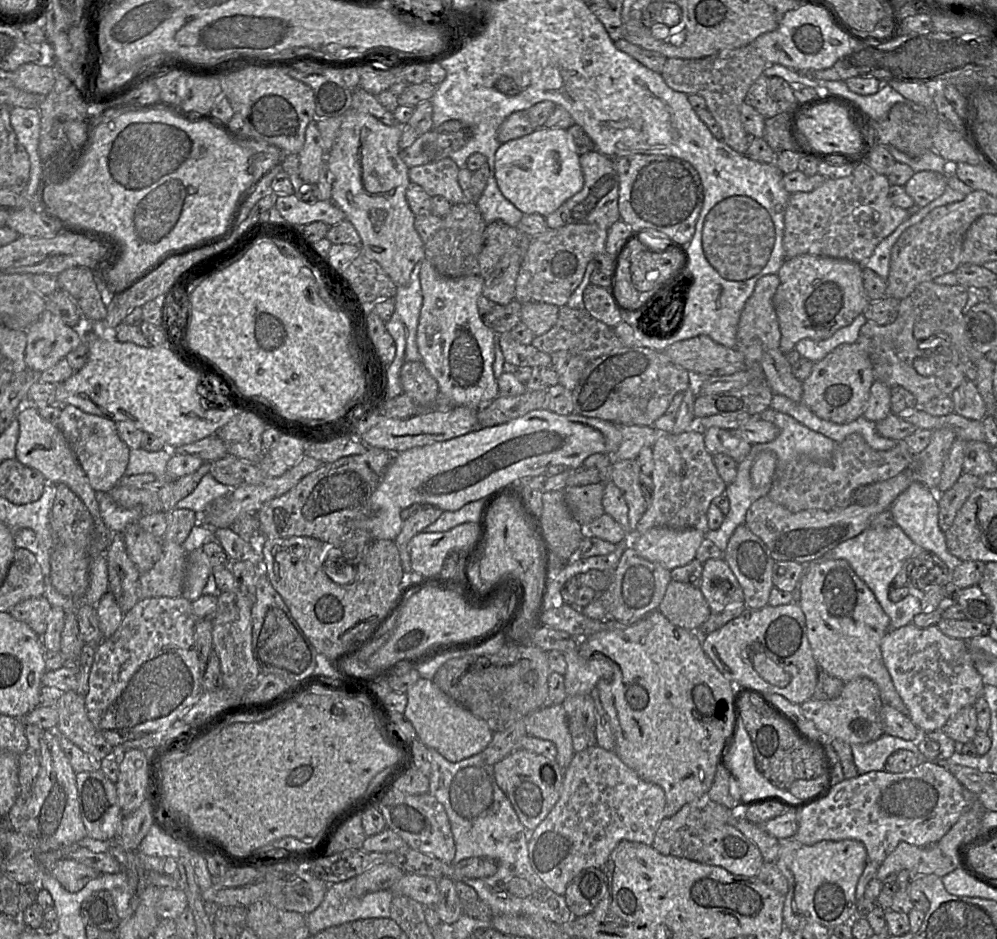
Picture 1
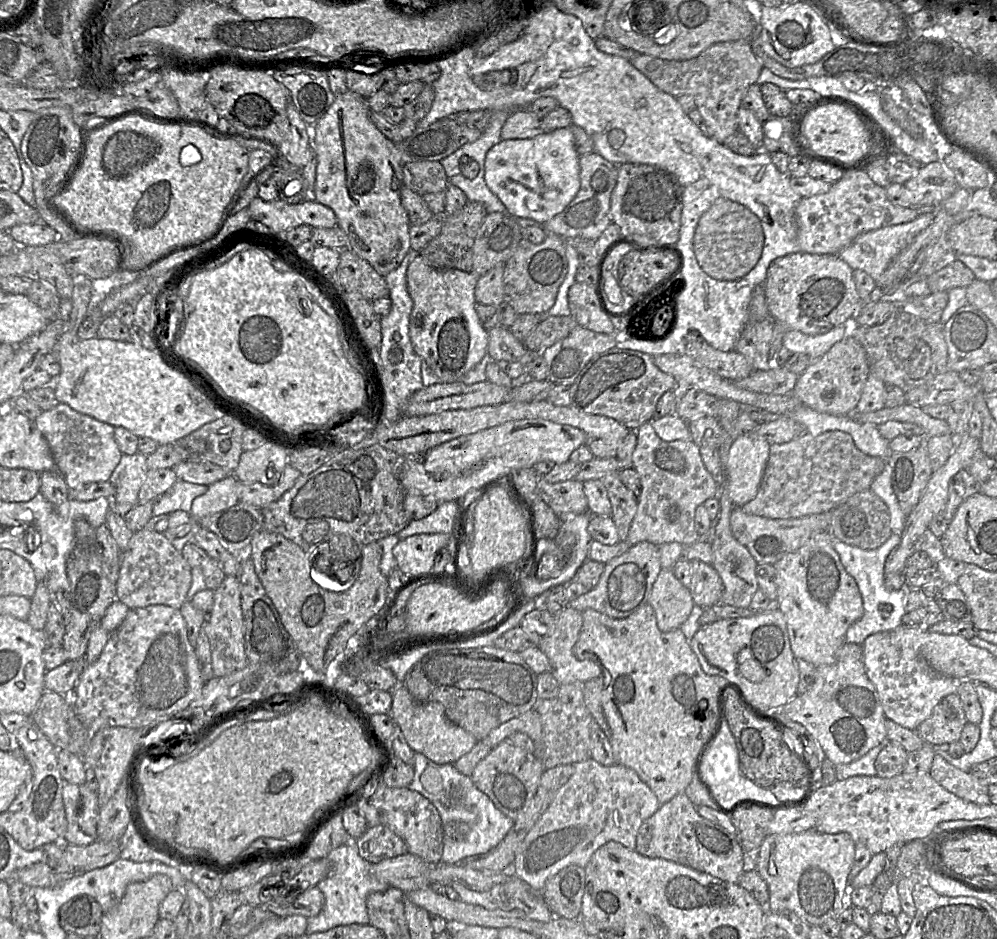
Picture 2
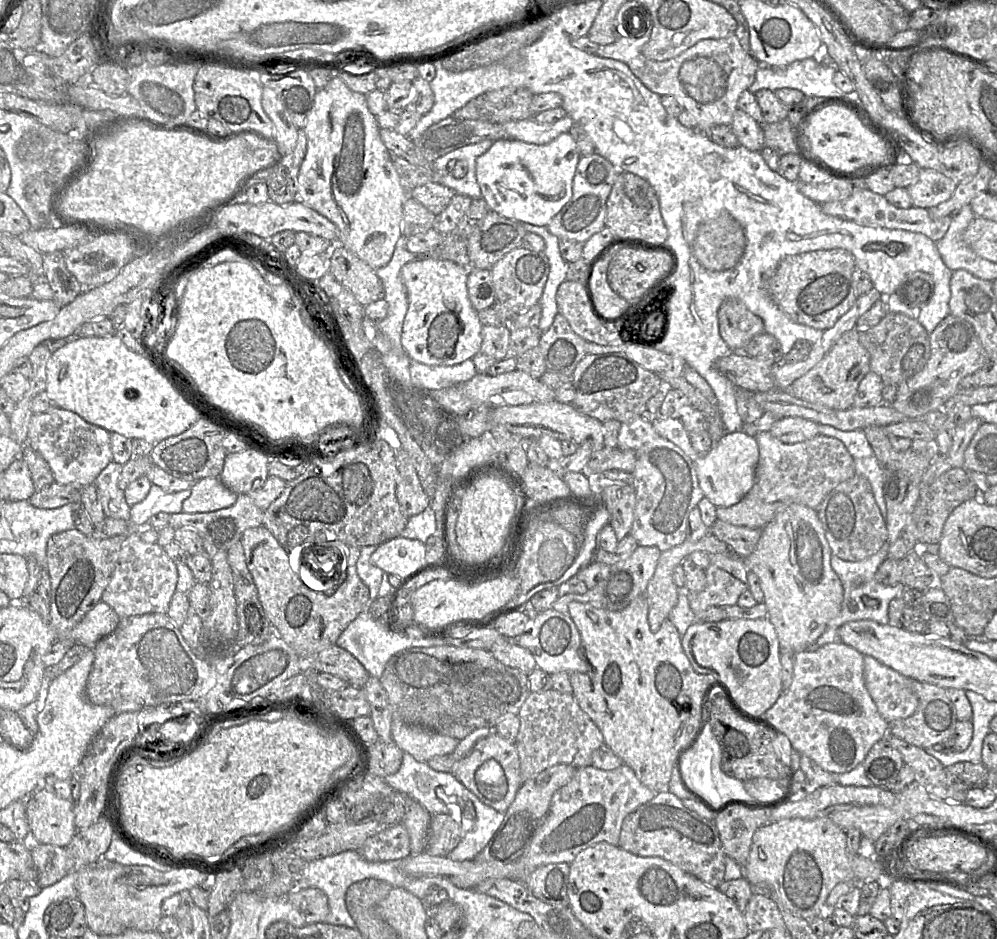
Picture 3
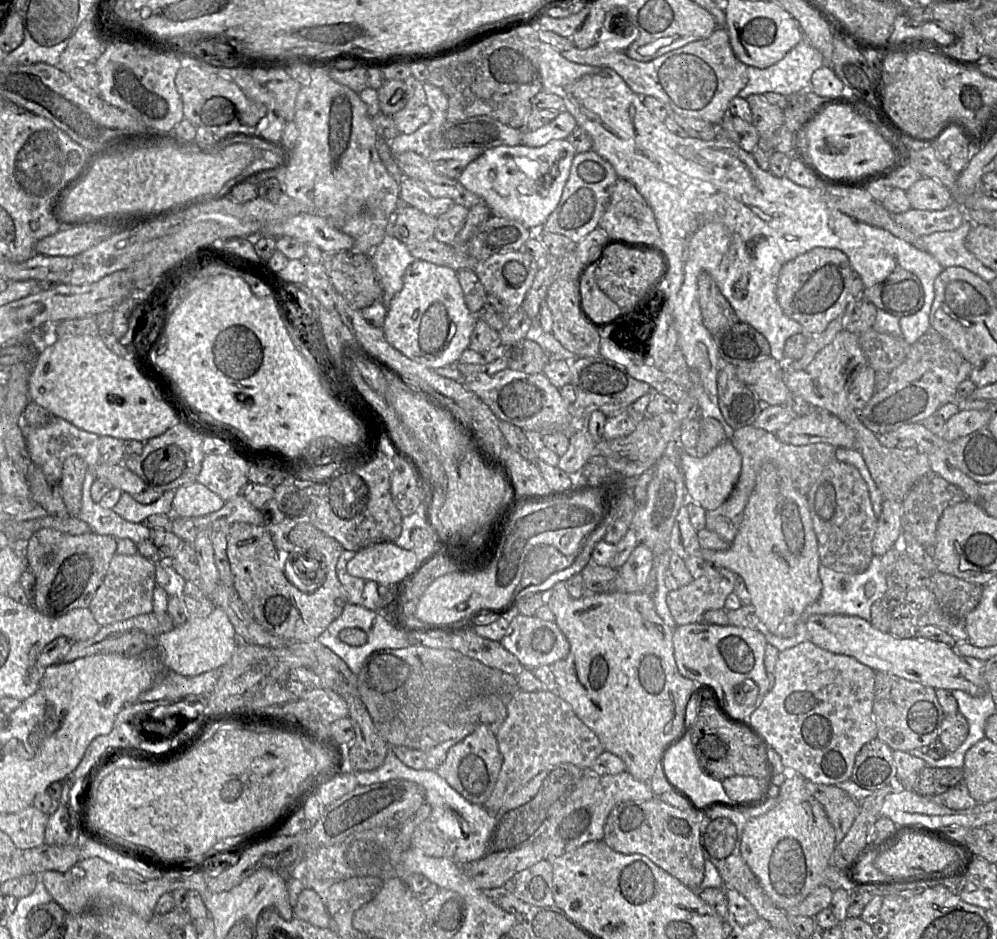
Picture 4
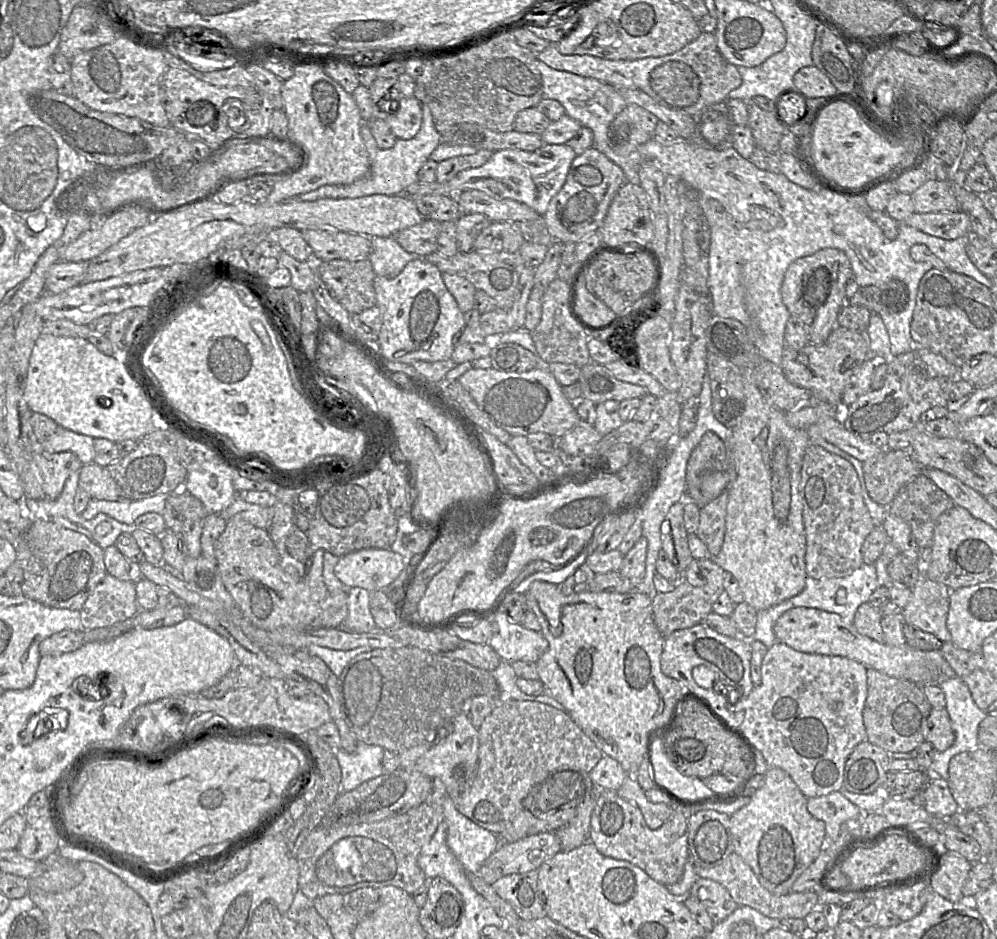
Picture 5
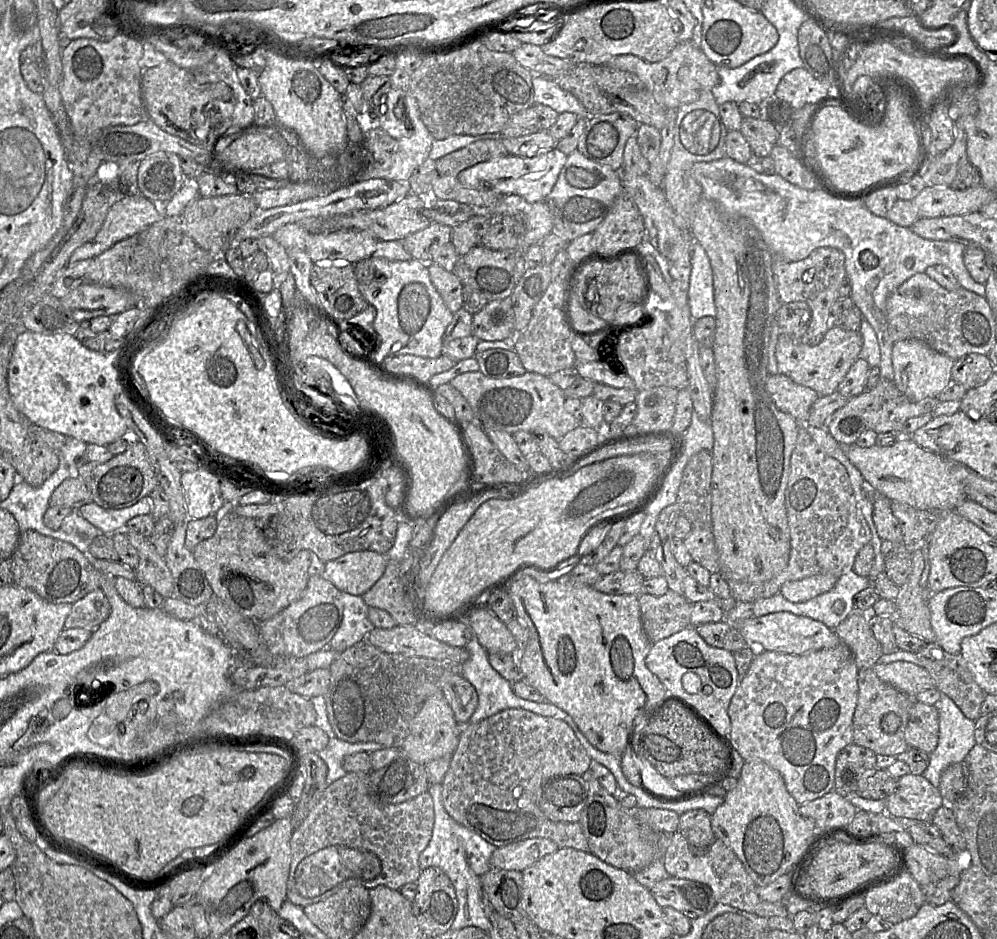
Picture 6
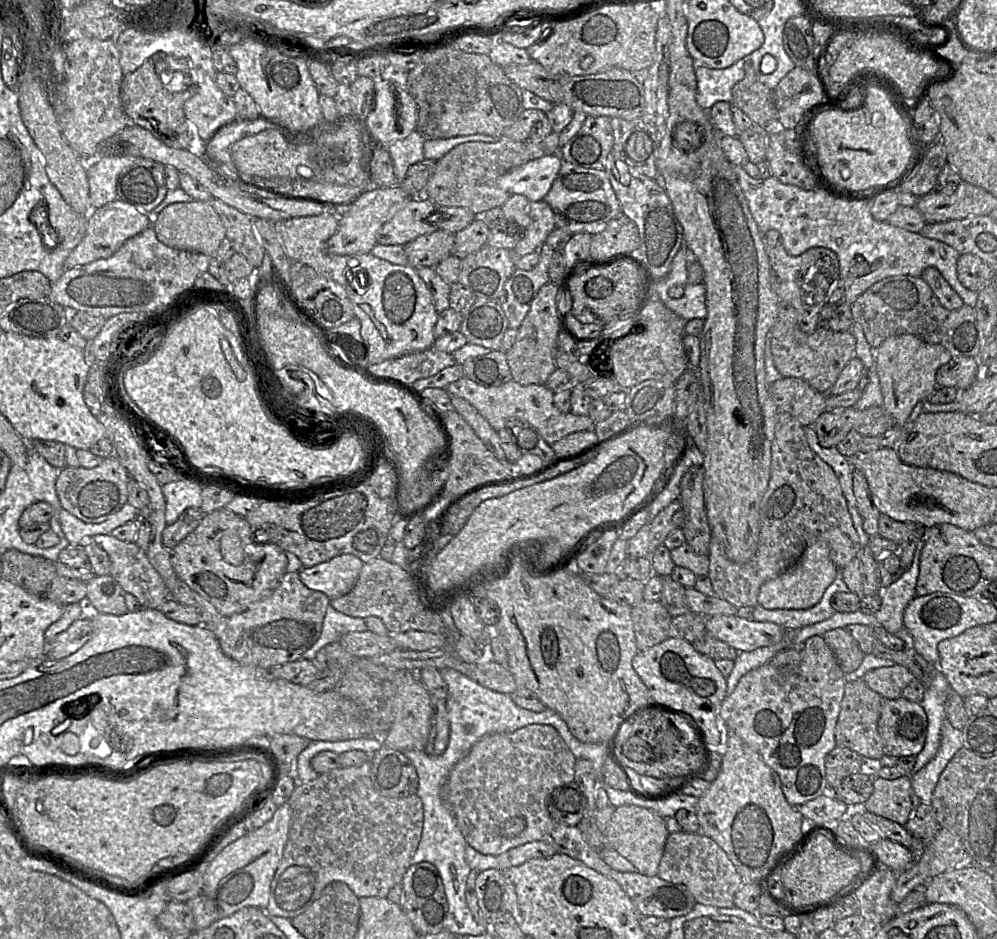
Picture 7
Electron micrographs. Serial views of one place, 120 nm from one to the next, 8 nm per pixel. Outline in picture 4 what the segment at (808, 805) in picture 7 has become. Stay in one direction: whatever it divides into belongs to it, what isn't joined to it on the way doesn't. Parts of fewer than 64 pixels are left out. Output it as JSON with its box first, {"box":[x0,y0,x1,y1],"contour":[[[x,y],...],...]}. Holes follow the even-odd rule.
{"box":[806,781,859,845],"contour":[[[806,781],[806,788],[823,807],[835,830],[836,845],[842,841],[859,813],[859,803],[837,785]]]}

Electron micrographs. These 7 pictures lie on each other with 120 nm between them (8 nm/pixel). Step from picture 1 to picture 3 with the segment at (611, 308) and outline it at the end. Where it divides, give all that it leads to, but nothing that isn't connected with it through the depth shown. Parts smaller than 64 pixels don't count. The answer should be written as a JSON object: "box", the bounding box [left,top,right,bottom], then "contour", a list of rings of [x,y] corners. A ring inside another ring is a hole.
{"box":[556,279,614,345],"contour":[[[566,279],[558,287],[556,303],[571,329],[585,341],[598,345],[614,341],[593,305],[588,282],[581,284]]]}

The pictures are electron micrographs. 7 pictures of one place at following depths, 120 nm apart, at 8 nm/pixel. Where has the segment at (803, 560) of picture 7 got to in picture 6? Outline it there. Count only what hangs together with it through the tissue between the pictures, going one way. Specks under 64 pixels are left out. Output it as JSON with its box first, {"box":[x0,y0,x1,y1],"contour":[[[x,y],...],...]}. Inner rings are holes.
{"box":[779,574,837,602],"contour":[[[817,574],[801,580],[788,581],[781,586],[779,593],[790,602],[806,602],[831,590],[837,578],[830,574]]]}

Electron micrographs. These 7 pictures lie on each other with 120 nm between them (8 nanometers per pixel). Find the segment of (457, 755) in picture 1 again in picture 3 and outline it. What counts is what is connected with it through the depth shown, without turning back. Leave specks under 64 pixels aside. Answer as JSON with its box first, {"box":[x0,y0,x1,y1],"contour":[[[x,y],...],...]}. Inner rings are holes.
{"box":[392,719,459,762],"contour":[[[401,719],[392,721],[392,739],[404,753],[412,755],[419,762],[428,762],[435,756],[450,755],[459,742]]]}

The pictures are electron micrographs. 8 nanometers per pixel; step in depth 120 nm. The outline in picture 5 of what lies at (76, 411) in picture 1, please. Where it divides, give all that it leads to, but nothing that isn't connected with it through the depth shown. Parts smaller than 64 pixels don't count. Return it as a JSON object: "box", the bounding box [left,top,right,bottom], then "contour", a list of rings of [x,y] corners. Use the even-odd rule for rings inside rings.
{"box":[40,427,94,465],"contour":[[[58,427],[57,431],[40,441],[44,451],[49,453],[72,452],[82,465],[93,462],[94,459],[94,438]]]}

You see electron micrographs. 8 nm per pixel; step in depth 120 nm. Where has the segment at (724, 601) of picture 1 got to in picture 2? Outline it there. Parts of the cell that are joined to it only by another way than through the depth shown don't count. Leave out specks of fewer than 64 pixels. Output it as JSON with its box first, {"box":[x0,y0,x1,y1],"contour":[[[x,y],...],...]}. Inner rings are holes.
{"box":[688,560,723,628],"contour":[[[692,560],[691,583],[688,587],[696,605],[704,610],[699,619],[699,628],[718,621],[718,612],[712,606],[719,604],[723,593],[723,583],[711,564]]]}

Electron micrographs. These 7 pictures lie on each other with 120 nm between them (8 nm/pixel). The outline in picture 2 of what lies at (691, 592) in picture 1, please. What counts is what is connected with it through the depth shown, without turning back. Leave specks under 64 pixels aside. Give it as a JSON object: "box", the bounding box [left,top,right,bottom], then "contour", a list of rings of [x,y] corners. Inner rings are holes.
{"box":[648,568,695,632],"contour":[[[662,568],[655,580],[648,603],[653,607],[657,627],[662,632],[680,628],[695,605],[689,588],[667,568]]]}

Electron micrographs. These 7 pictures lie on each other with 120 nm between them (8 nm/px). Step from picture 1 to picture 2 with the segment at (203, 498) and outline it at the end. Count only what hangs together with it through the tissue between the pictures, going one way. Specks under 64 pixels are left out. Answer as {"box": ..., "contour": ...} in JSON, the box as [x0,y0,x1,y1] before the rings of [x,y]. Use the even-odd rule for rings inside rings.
{"box":[152,480,207,515],"contour":[[[177,480],[167,492],[154,501],[152,515],[169,515],[178,510],[190,513],[193,500],[203,495],[207,489],[206,485]]]}

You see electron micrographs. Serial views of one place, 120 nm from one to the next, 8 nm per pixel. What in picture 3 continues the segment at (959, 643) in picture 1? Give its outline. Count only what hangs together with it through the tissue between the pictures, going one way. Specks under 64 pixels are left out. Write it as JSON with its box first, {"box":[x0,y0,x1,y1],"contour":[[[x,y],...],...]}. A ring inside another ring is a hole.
{"box":[864,656,919,723],"contour":[[[864,656],[864,681],[881,716],[889,723],[911,716],[919,699],[911,689],[914,679],[882,664],[872,656]]]}

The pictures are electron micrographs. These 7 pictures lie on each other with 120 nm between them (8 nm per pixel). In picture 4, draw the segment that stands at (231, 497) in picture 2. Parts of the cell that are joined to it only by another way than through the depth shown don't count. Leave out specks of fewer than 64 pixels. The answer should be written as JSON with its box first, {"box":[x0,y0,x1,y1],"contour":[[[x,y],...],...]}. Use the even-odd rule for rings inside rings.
{"box":[173,481,225,519],"contour":[[[194,481],[176,489],[173,515],[192,519],[214,513],[225,503],[220,496],[205,485]]]}

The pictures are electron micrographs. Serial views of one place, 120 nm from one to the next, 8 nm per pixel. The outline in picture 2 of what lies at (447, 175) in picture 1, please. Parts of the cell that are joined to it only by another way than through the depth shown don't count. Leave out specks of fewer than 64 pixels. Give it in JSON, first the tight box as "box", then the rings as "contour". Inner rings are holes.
{"box":[402,161,448,195],"contour":[[[420,161],[402,165],[403,186],[420,195],[445,191],[448,178],[440,162]]]}

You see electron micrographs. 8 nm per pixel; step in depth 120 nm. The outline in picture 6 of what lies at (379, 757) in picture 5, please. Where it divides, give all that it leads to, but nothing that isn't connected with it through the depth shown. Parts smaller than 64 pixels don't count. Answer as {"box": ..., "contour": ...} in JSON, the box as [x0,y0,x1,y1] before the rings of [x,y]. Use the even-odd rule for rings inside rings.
{"box":[316,737,383,785],"contour":[[[329,737],[327,746],[316,752],[327,765],[327,785],[343,777],[347,772],[342,763],[345,757],[359,752],[373,752],[383,749],[376,742],[350,743],[336,737]]]}

